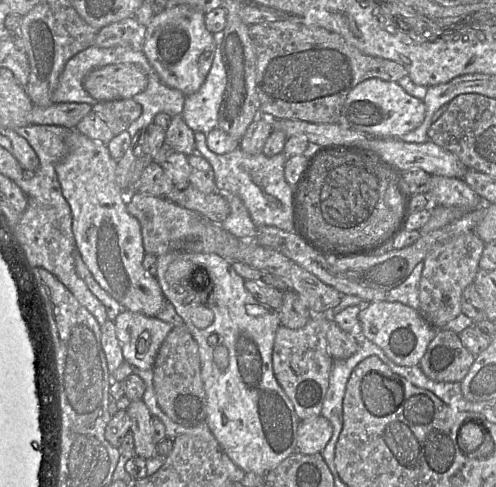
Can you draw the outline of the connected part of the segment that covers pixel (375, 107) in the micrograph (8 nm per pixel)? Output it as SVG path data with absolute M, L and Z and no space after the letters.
M367 79L352 89L342 107L338 123L347 129L381 138L400 138L415 130L424 120L426 106L422 100L409 95L398 82Z

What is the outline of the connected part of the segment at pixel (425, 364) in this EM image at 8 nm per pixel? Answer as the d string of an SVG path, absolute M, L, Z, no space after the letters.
M438 329L419 366L424 374L439 382L461 382L475 357L452 330Z

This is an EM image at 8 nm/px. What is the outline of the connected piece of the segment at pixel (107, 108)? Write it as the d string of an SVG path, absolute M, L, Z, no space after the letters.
M133 98L98 102L92 109L106 122L115 136L127 131L130 124L142 113L142 106Z

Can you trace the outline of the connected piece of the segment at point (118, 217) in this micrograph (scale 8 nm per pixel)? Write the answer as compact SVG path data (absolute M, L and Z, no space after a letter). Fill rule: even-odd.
M76 127L67 131L66 154L56 165L62 193L70 205L72 231L76 247L94 279L124 310L156 317L167 302L160 285L142 266L145 256L141 225L127 210L127 198L115 180L117 160L110 155L107 145L94 141L79 132Z

